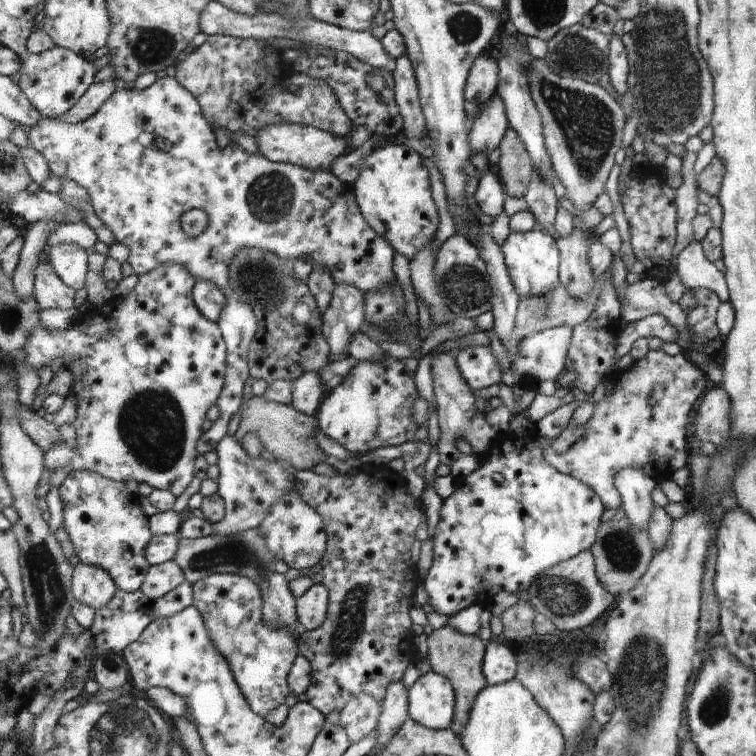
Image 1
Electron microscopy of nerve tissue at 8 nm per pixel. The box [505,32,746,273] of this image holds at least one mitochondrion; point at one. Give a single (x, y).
(587, 124)

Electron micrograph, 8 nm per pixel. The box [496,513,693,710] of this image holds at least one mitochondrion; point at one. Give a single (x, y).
(561, 596)

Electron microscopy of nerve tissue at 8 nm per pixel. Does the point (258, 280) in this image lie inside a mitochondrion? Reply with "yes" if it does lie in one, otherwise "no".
yes

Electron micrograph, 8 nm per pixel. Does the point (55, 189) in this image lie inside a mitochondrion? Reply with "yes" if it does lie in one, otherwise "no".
no

